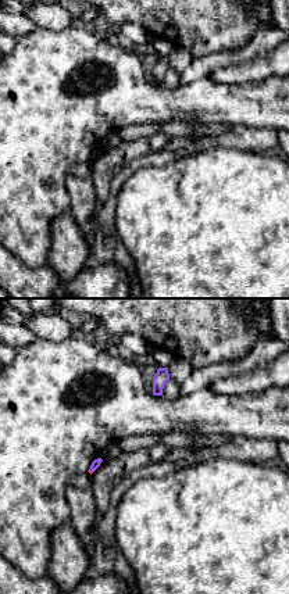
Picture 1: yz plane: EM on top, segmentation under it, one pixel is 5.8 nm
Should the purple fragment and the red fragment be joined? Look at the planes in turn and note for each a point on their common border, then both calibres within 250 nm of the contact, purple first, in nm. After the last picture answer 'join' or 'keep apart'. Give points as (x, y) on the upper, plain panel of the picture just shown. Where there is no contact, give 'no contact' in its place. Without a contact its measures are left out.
meets purple at (91, 160); 50 nm thick on the purple side, 20 nm on the other

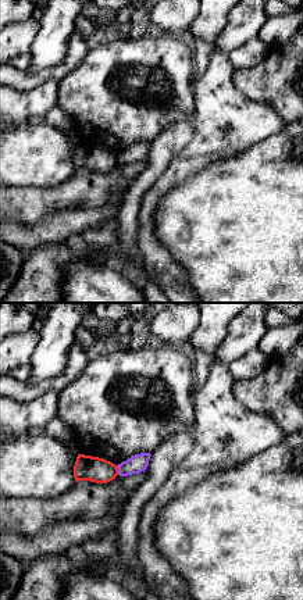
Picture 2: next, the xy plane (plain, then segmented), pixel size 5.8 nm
meets purple at (118, 159); 110 nm thick on the purple side, 140 nm on the other

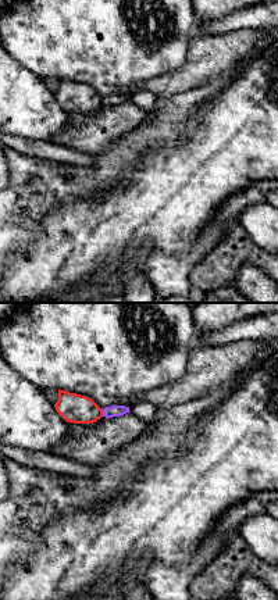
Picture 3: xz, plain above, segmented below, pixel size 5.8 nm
meets purple at (103, 102); 70 nm thick on the purple side, 170 nm on the other

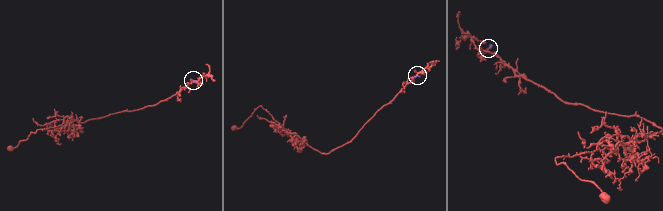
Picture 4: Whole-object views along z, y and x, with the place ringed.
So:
keep apart

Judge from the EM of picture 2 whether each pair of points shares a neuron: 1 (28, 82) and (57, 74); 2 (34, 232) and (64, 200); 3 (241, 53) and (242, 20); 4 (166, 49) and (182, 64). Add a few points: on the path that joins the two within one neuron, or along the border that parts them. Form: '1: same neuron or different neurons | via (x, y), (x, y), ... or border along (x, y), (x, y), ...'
1: same neuron | via (35, 79), (50, 74)
2: different neurons | border along (86, 207), (52, 210), (39, 220), (24, 224)
3: different neurons | border along (256, 36), (227, 53)
4: same neuron | via (170, 53), (178, 61)

